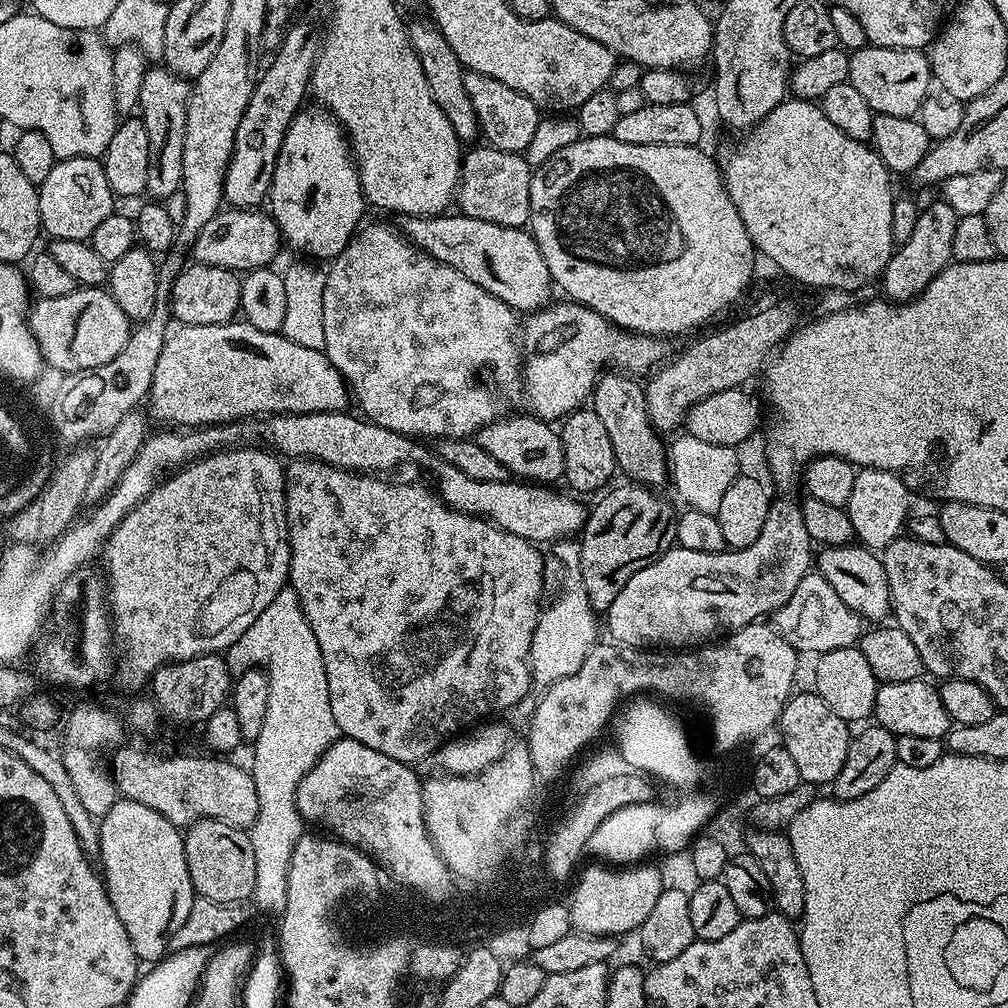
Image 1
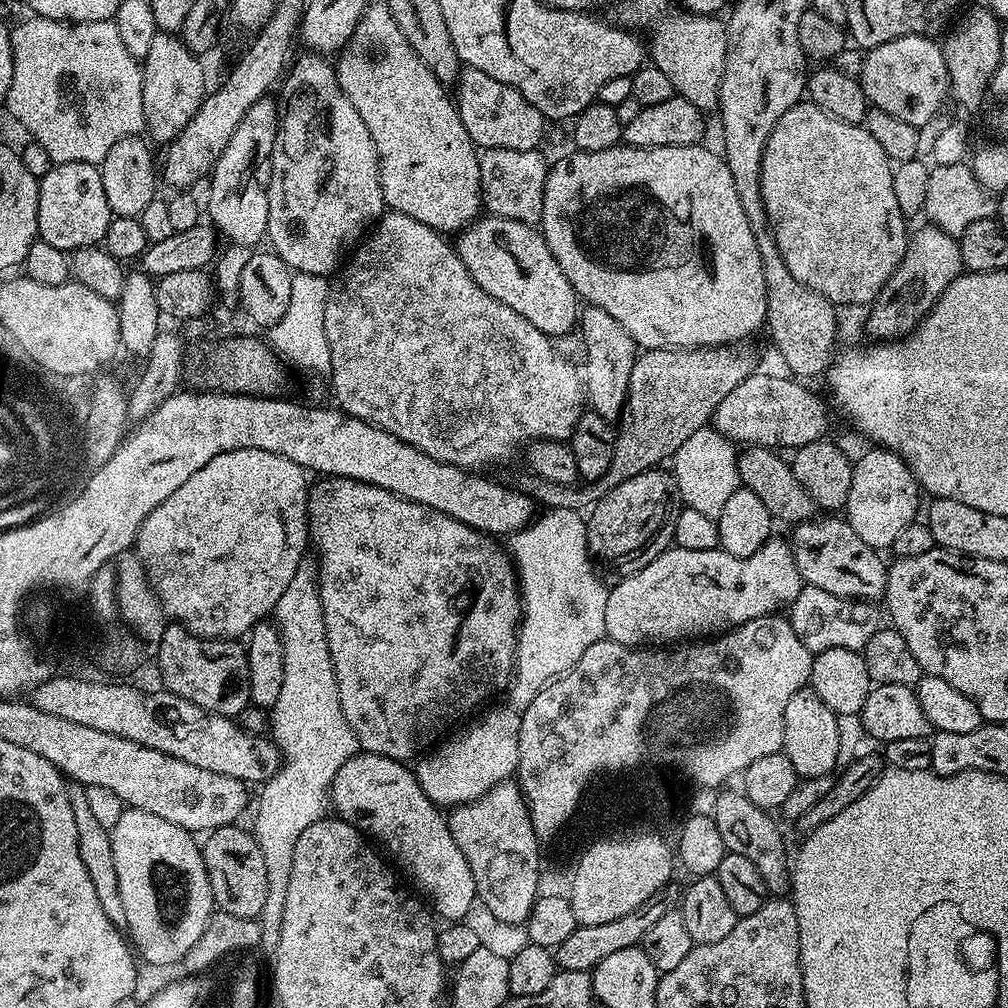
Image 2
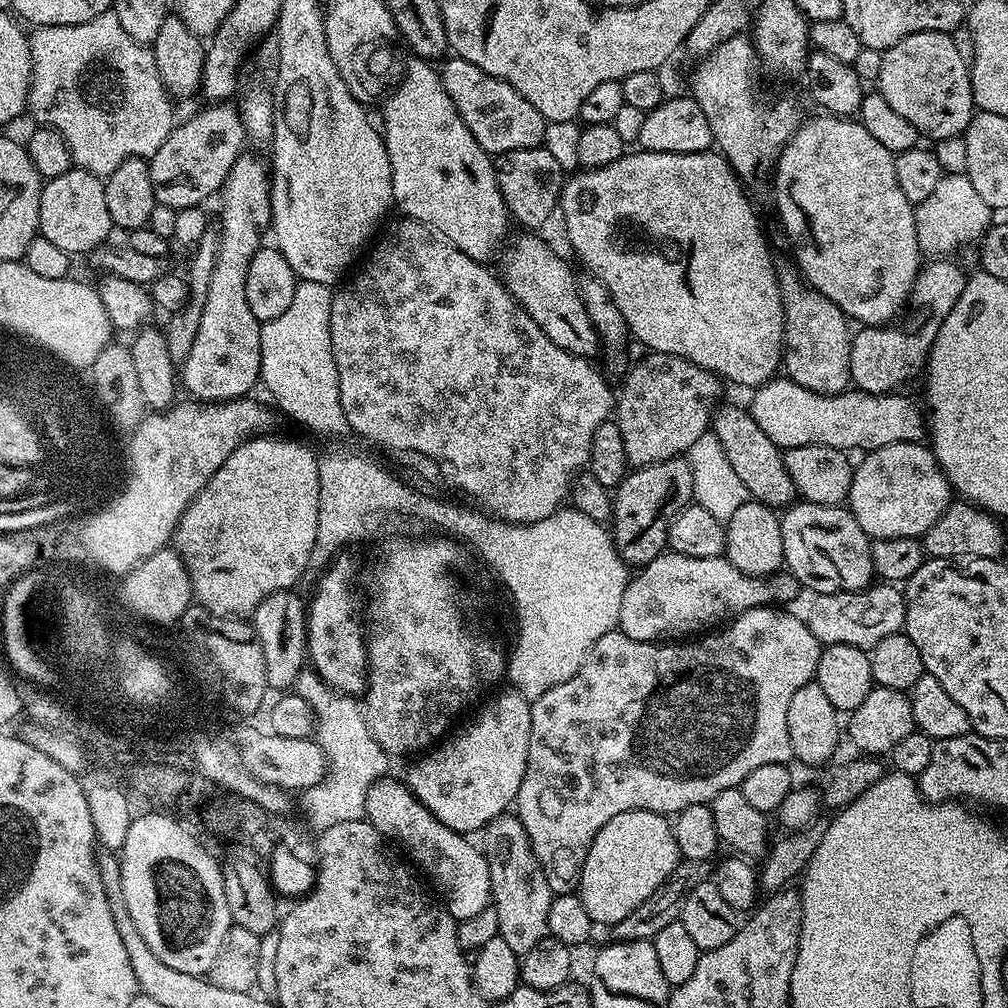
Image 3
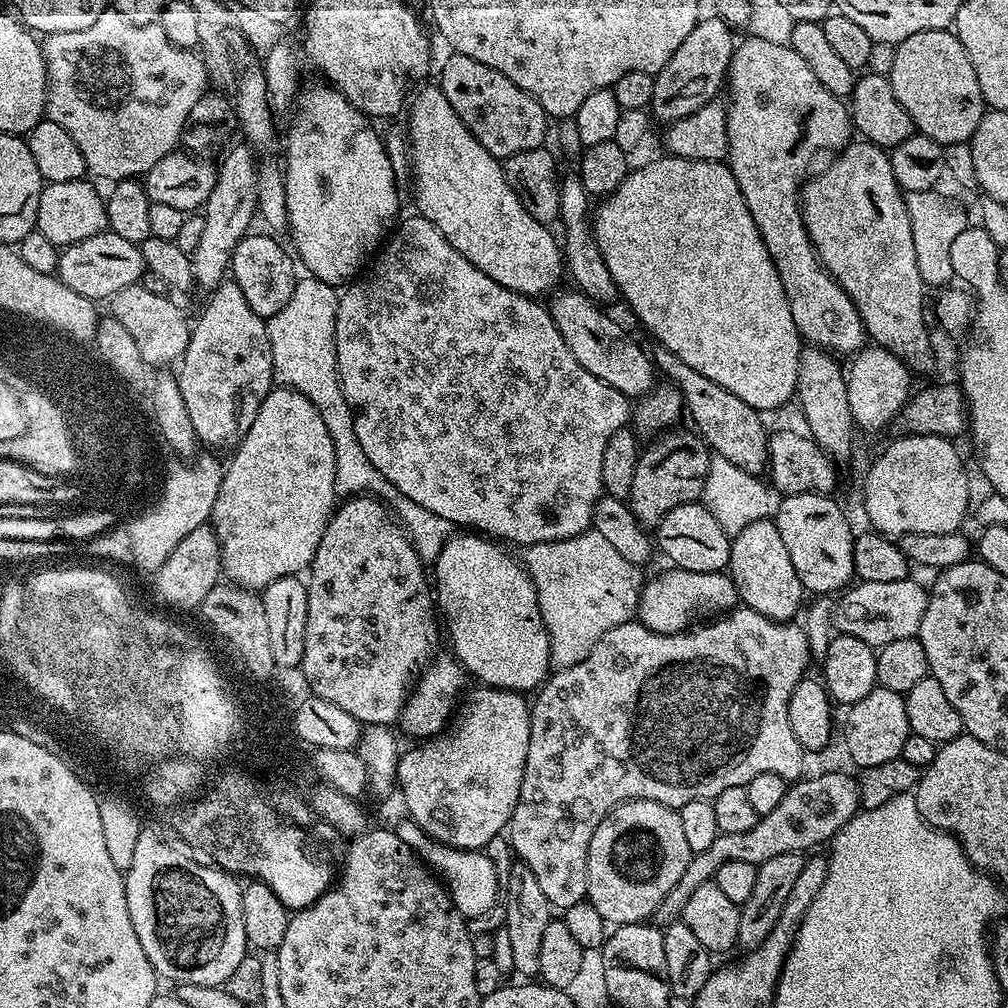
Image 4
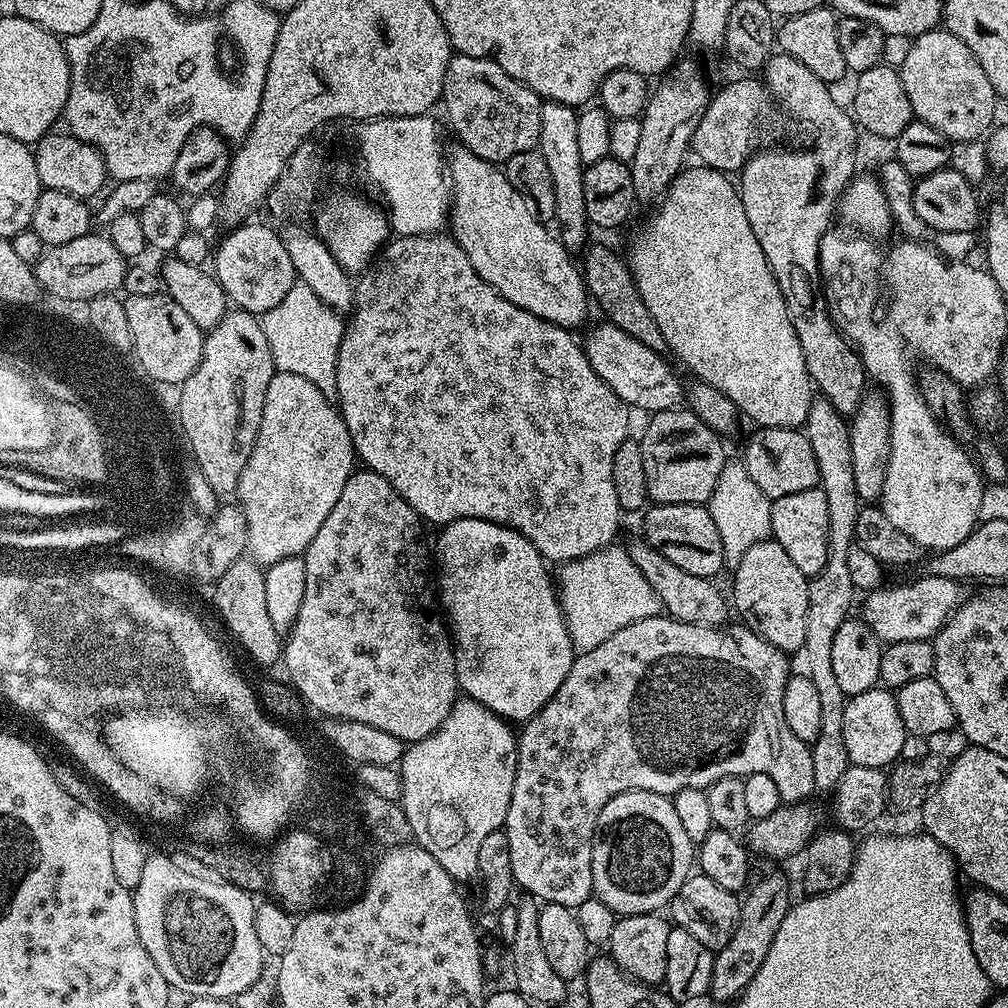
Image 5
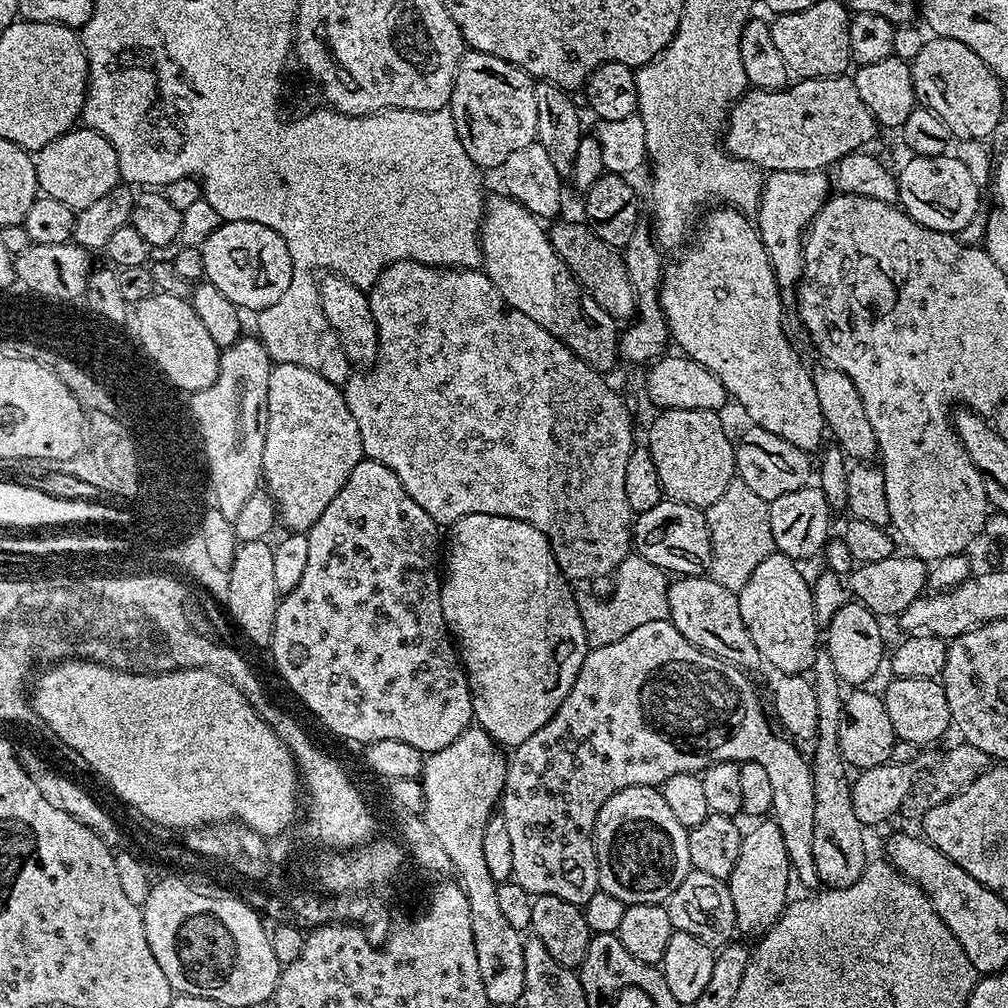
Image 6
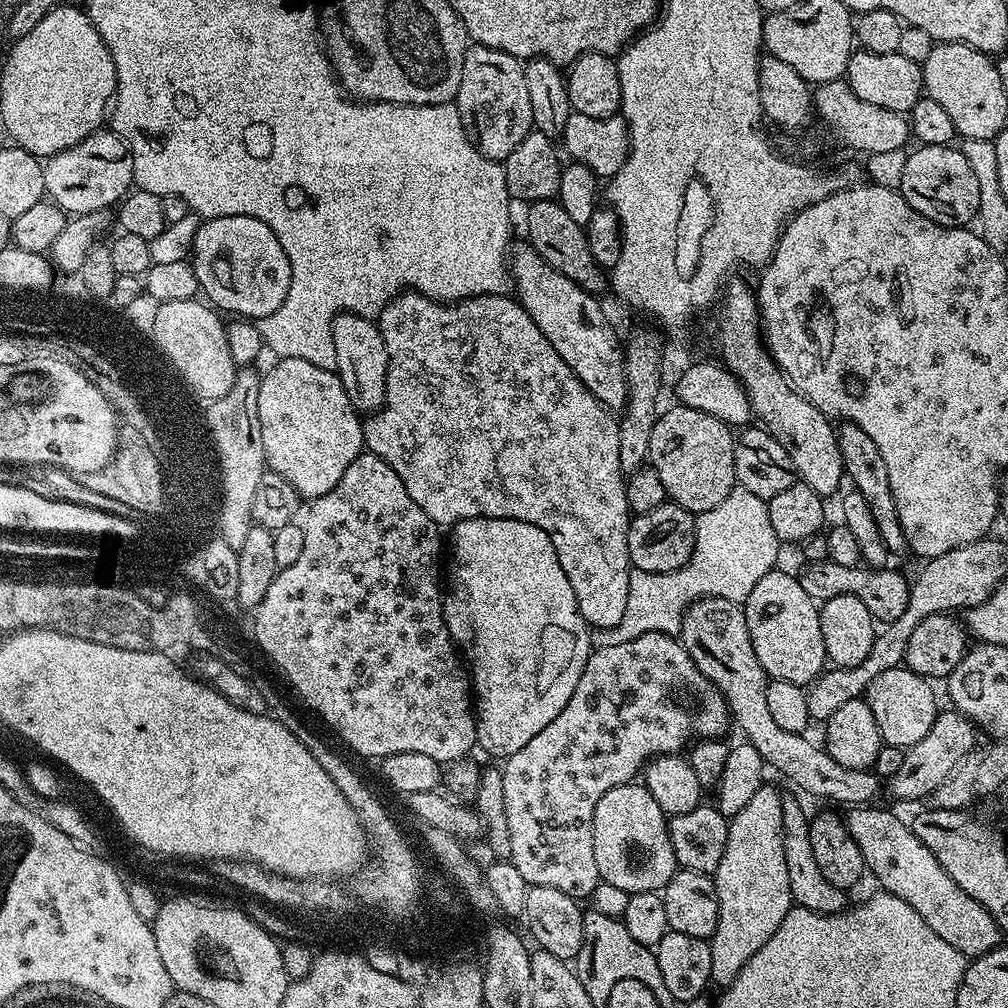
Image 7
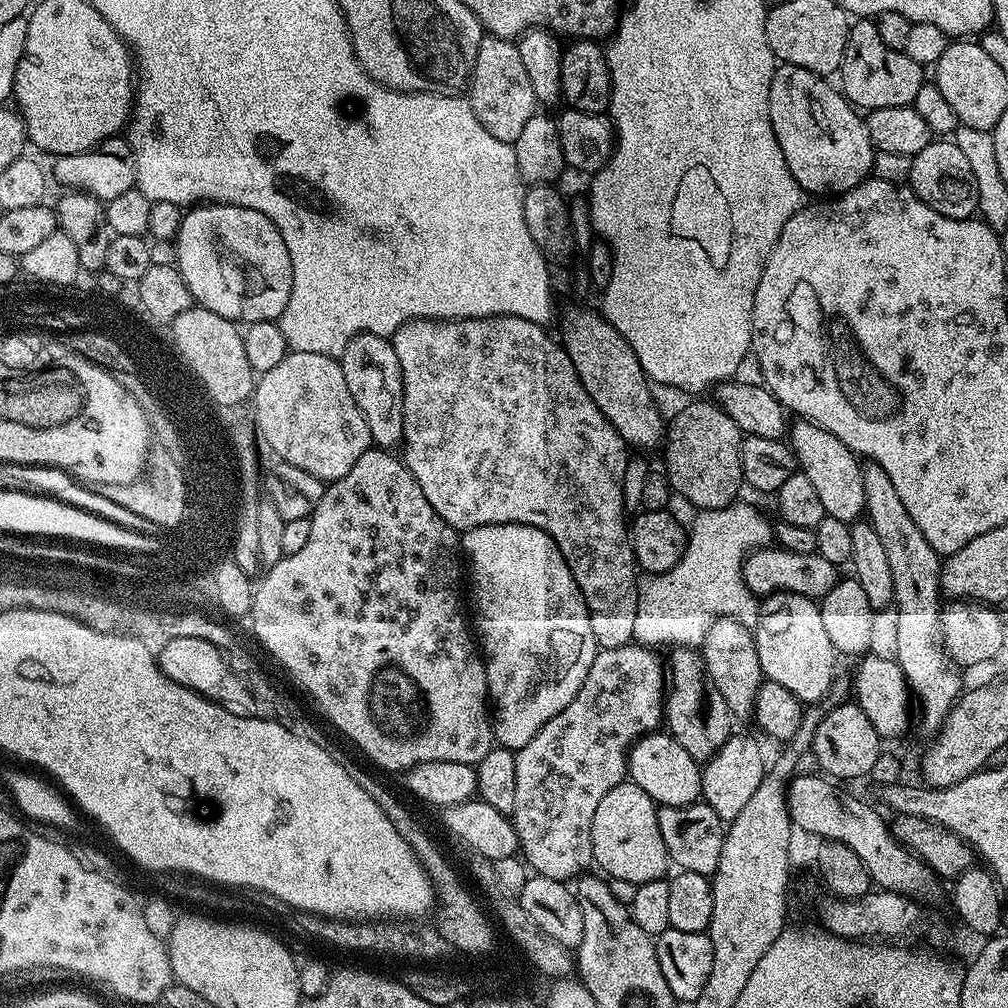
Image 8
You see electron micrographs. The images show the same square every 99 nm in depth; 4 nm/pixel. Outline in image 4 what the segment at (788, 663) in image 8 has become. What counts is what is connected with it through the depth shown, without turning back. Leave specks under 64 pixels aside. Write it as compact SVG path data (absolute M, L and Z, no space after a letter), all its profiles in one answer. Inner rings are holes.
M775 519L750 522L731 541L726 572L732 577L739 603L771 620L791 621L805 603L806 589L798 578L798 570L794 570L794 562L790 562L790 553L782 543L782 534L778 534Z

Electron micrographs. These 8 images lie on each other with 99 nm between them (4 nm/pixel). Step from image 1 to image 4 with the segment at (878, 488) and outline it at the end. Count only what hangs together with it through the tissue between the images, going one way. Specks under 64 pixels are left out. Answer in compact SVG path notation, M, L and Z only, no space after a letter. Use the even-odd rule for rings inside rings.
M904 434L904 435L901 435L899 438L901 440L894 441L893 444L890 445L889 448L886 449L885 452L882 453L881 456L878 457L877 460L874 461L873 464L870 465L868 468L868 477L866 477L864 480L864 512L866 515L868 515L869 522L872 523L869 525L871 525L871 527L875 529L875 531L883 532L892 538L899 538L899 537L905 536L906 534L950 534L951 532L961 531L962 525L960 525L960 523L963 522L964 515L966 515L967 512L969 515L969 512L970 512L970 506L968 510L968 472L966 469L964 469L964 460L962 457L960 457L959 450L956 449L954 445L952 445L955 443L953 443L953 441L949 439L949 437L947 436L910 436L910 435Z

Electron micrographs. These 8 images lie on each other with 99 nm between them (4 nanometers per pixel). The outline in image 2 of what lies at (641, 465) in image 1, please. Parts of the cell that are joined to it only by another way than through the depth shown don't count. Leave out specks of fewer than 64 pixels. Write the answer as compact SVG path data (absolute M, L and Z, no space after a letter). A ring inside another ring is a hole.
M593 304L581 307L578 312L578 324L584 327L584 364L582 363L582 379L587 403L591 411L597 412L610 422L619 421L627 398L627 386L630 385L630 372L634 368L638 349L634 338L622 330L613 316L606 314Z

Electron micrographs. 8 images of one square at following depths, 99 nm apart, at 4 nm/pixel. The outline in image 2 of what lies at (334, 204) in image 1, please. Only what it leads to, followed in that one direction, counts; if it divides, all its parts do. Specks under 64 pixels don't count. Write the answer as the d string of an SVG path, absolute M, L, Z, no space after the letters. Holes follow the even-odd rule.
M303 55L291 61L282 80L285 100L284 104L282 100L272 151L266 240L272 243L269 244L271 251L280 256L293 273L331 277L365 233L384 215L386 205L380 182L380 159L374 138L370 138L370 130L366 130L366 122L362 122L358 110L350 106L350 98L346 98L338 86L335 67L327 64L323 55Z

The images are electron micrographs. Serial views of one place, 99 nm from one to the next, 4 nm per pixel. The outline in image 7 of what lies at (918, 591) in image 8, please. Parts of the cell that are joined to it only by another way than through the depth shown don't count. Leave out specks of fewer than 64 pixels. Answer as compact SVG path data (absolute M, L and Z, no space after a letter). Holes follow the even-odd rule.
M844 422L844 425L836 428L836 441L844 459L847 479L850 484L852 480L851 487L860 492L869 503L870 510L874 513L874 520L878 522L878 530L882 533L882 542L886 542L889 553L896 554L896 552L905 551L906 539L898 518L898 510L894 506L894 490L890 490L890 474L886 470L886 462L878 446L874 446L874 438L870 438L870 434L862 430L862 426Z

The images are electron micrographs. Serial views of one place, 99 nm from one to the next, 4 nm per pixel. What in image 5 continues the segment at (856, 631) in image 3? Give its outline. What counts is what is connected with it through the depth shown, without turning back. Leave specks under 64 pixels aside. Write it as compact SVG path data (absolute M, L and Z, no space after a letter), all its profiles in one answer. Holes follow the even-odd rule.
M921 574L909 584L898 584L894 588L881 586L863 597L863 620L870 630L884 644L910 642L911 640L932 640L944 627L945 622L956 613L965 599L965 585L958 580Z

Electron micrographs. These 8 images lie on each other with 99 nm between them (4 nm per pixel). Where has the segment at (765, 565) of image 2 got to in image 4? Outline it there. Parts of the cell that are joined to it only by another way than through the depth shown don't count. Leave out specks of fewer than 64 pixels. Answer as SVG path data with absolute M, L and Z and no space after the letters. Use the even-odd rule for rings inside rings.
M675 566L669 569L664 576L654 577L649 584L647 581L640 590L638 620L651 632L673 636L689 631L693 625L705 618L719 617L737 607L736 587L732 577L724 572L691 572Z

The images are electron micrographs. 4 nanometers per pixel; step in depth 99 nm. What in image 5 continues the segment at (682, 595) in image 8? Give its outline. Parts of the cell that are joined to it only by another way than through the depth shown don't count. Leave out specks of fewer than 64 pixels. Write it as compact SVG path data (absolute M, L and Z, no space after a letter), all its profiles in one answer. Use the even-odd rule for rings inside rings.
M742 462L725 463L718 486L714 486L714 494L708 499L706 507L708 513L716 517L718 534L722 534L724 558L729 565L735 566L750 546L771 537L772 501L762 494L762 490L758 490L758 485L754 483L754 478L750 478ZM616 547L599 548L594 554L586 554L577 560L569 560L561 567L564 569L561 570L560 576L558 572L560 608L564 612L564 621L568 624L572 646L577 653L589 652L594 650L594 646L602 646L602 642L606 642L610 634L618 634L618 630L634 622L642 622L651 616L661 615L662 607L658 594L650 588L645 575L631 561L627 547Z

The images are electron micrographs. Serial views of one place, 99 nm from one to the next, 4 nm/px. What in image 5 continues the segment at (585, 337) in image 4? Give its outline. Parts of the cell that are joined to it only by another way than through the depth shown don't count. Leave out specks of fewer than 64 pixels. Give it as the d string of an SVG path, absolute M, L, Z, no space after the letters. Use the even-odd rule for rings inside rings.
M607 322L599 323L589 330L588 337L583 337L582 347L588 356L590 366L594 366L594 374L598 374L598 378L602 378L602 382L606 382L606 386L610 386L610 390L614 390L614 394L618 394L622 403L628 405L632 410L641 408L645 414L681 407L686 396L686 384L684 388L679 374L667 364L669 361L665 357L659 356L654 350L650 350L650 346L642 346L642 342L638 342L638 338L630 338L630 334L626 334L626 330L618 330L618 326Z

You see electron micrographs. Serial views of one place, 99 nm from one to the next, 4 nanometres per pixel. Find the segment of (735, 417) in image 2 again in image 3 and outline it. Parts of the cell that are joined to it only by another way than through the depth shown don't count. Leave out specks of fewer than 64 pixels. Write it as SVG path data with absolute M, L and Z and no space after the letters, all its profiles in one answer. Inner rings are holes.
M773 378L751 393L750 411L766 438L782 450L817 444L834 446L849 454L857 448L860 454L867 454L882 446L914 444L925 439L926 412L921 401L900 395L875 396L845 390L836 396L827 396L787 378Z

